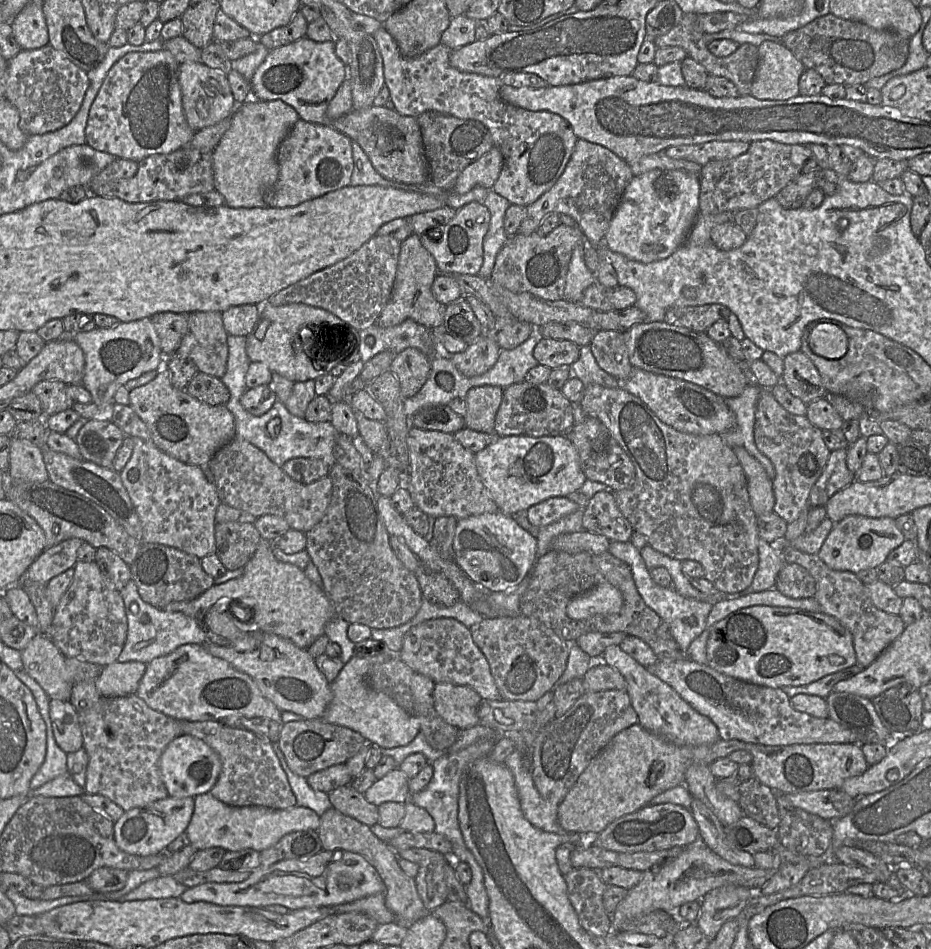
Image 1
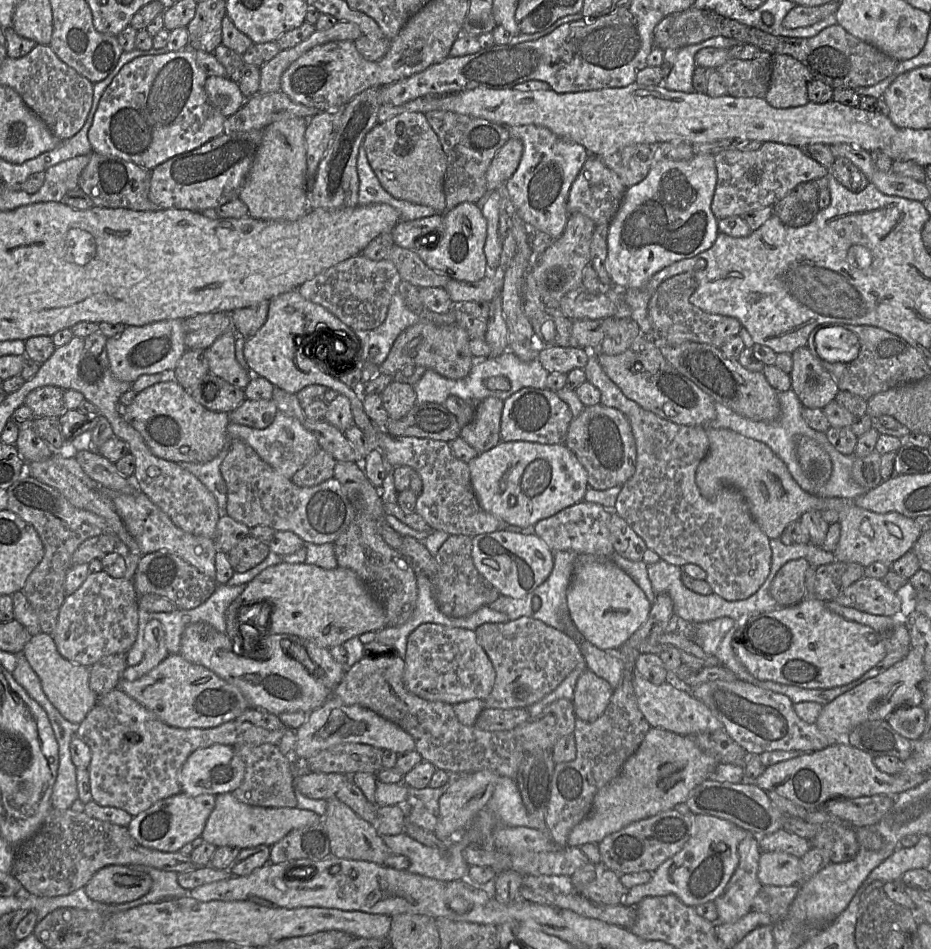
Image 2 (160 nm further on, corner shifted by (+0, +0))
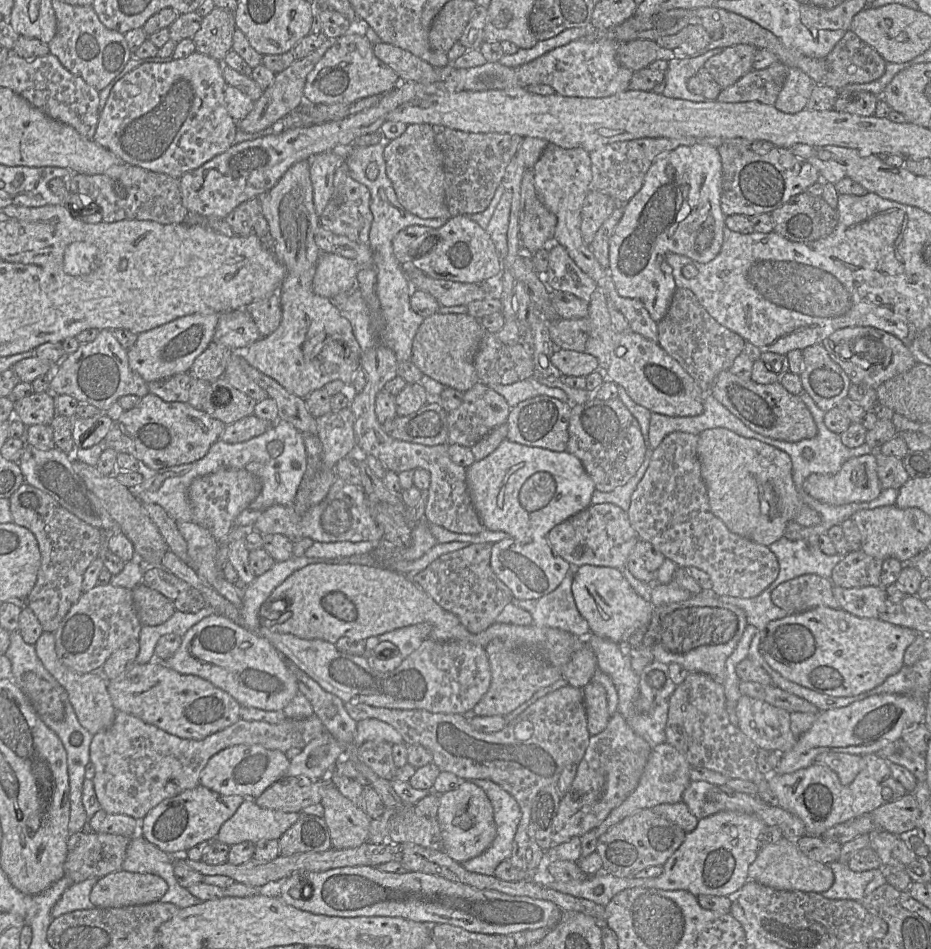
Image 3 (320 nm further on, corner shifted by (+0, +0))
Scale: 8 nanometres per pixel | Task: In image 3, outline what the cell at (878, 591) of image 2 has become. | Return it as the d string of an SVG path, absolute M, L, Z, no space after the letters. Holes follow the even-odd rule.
M878 586L843 588L832 587L833 594L841 609L864 618L879 618L889 603L885 587Z

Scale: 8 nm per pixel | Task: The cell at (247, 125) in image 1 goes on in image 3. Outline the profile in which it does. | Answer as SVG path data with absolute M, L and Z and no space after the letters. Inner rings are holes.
M308 160L292 165L274 187L256 198L260 200L263 214L269 224L272 251L286 268L286 277L278 291L282 309L280 325L269 336L260 338L247 347L243 351L243 357L252 367L301 398L306 398L313 391L335 380L341 380L350 388L355 375L361 369L361 347L350 322L341 315L330 299L317 295L312 288L318 258L322 252L315 242L320 223L313 200ZM318 334L326 334L326 338L341 342L345 348L344 361L333 373L322 371L318 359L326 338L315 345L310 354L311 360L304 362L305 348Z

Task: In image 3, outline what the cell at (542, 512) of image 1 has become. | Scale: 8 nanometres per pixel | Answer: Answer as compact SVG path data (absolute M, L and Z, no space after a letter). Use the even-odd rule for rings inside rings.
M612 503L591 504L565 521L554 526L546 535L552 550L572 567L594 565L623 569L639 537L630 524L627 512Z

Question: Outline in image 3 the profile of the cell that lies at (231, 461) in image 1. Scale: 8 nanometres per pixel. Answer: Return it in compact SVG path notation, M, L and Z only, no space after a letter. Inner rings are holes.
M336 477L327 496L303 515L296 512L294 503L272 505L261 513L252 528L262 535L282 534L294 543L306 537L314 542L359 542L382 539L382 531L371 515L363 488L339 477Z

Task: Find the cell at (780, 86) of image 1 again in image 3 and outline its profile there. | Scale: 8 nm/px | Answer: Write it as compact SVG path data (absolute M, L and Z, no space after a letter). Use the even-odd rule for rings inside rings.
M790 67L774 107L782 112L795 114L807 107L814 82L801 69Z

